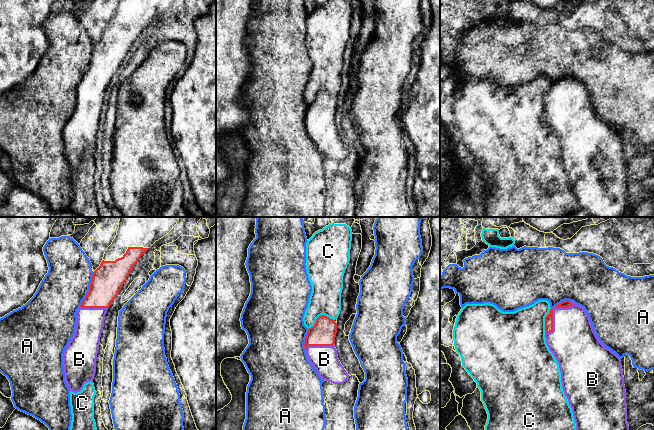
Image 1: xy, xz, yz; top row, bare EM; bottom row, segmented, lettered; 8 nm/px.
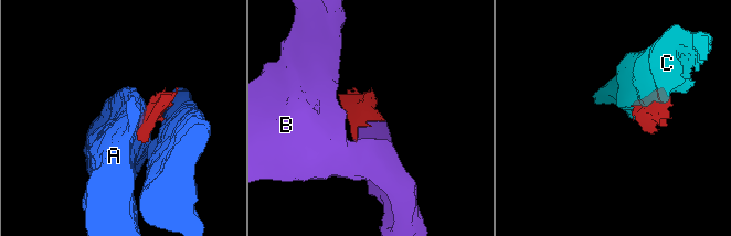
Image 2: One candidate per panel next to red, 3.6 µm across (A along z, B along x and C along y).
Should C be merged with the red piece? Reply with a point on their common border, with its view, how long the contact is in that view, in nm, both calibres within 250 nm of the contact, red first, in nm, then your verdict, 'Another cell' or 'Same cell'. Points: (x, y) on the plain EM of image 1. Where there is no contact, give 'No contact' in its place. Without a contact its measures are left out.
Touches red at xz (319, 92). Shared border 240 nm. Thickness 200 nm (red) against 260 nm. Another cell

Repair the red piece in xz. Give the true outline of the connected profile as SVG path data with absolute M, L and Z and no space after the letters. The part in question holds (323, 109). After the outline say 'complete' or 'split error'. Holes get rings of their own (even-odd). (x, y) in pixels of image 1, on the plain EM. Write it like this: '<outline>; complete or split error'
M321 91L316 95L314 102L308 105L304 123L309 138L322 156L343 160L349 151L338 135L334 122L336 109L335 96Z; split error

